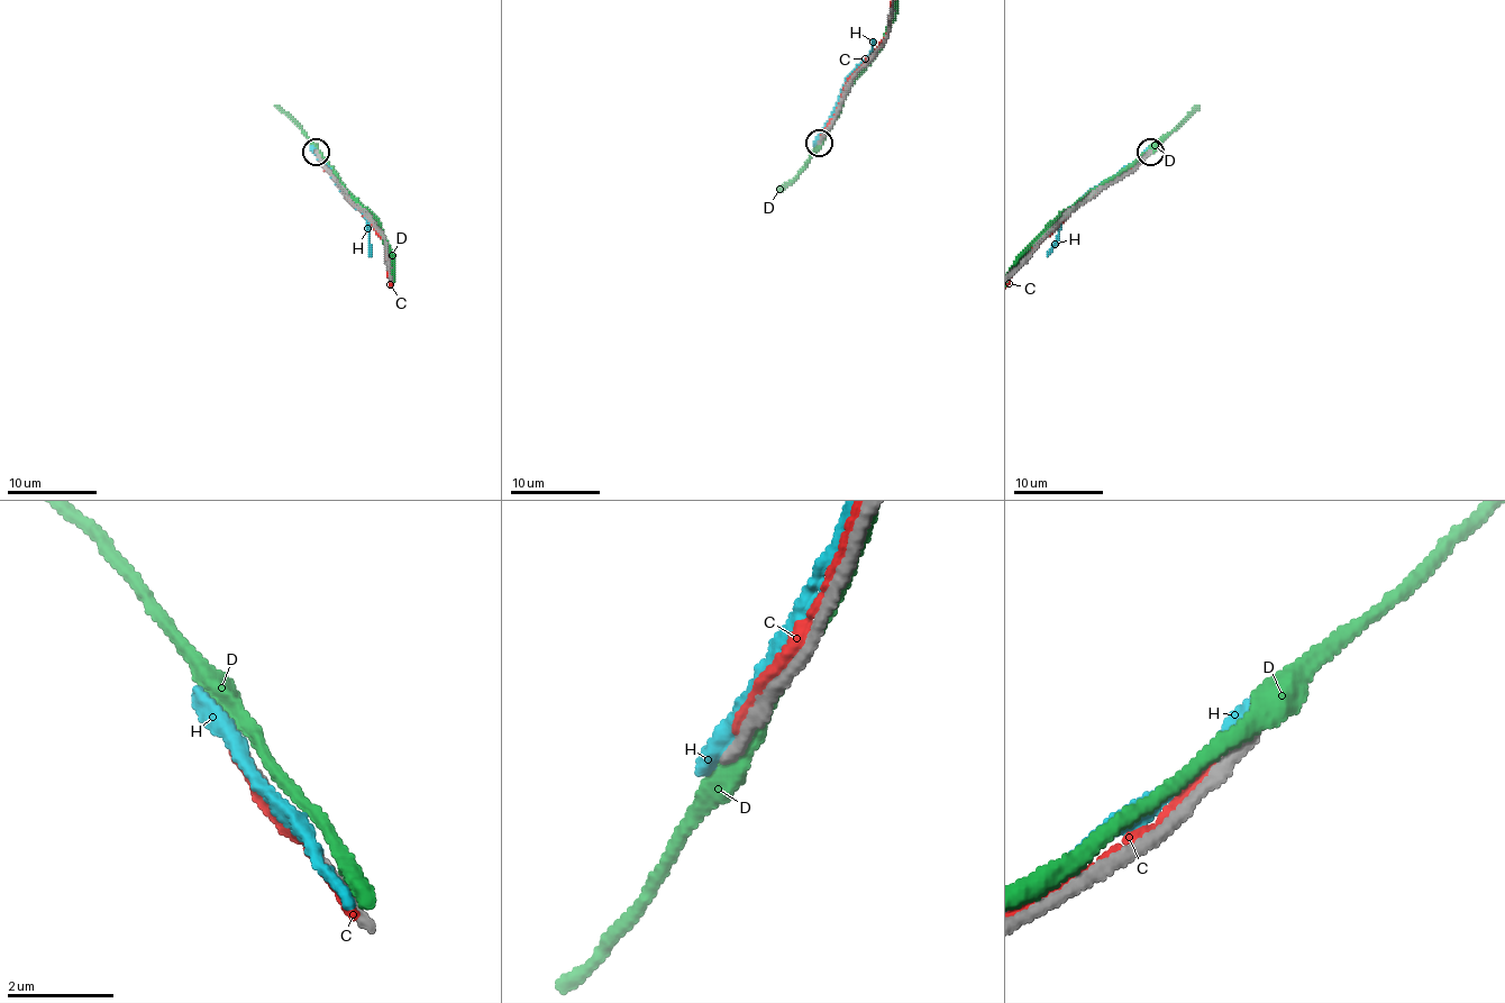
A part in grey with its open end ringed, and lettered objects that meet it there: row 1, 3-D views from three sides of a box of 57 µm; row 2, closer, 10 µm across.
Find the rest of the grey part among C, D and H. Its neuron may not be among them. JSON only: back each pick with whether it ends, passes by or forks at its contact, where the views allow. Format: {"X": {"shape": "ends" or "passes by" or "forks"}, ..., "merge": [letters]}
{"merge": []}

